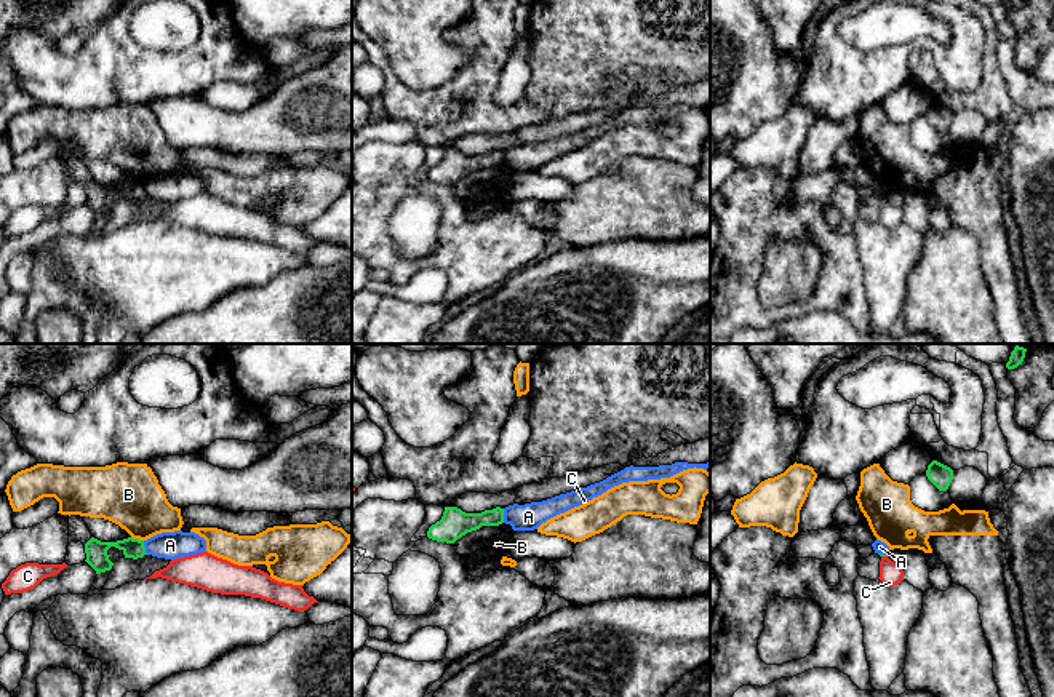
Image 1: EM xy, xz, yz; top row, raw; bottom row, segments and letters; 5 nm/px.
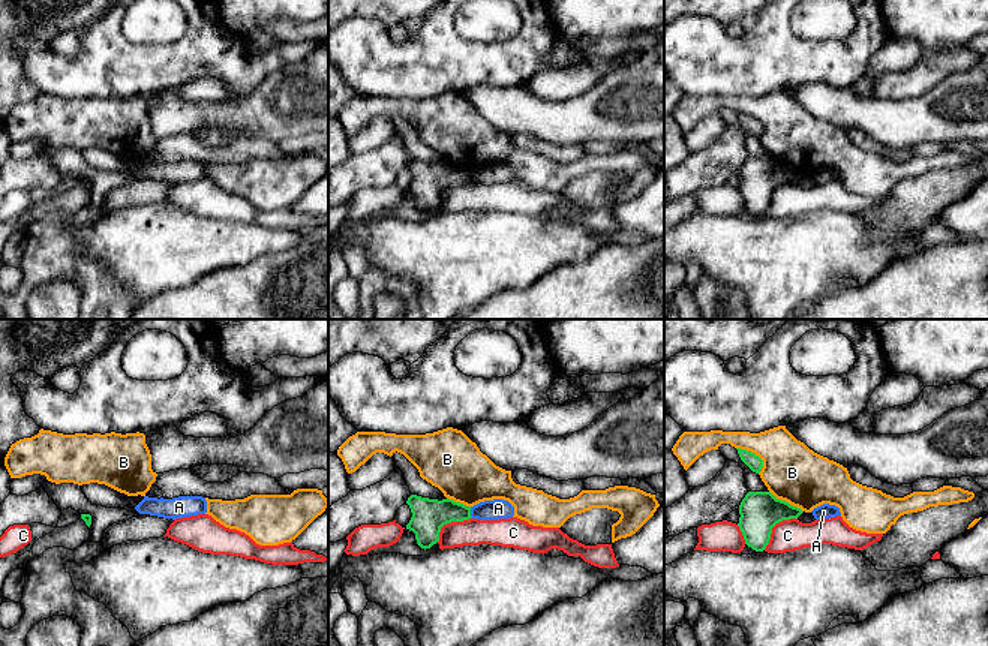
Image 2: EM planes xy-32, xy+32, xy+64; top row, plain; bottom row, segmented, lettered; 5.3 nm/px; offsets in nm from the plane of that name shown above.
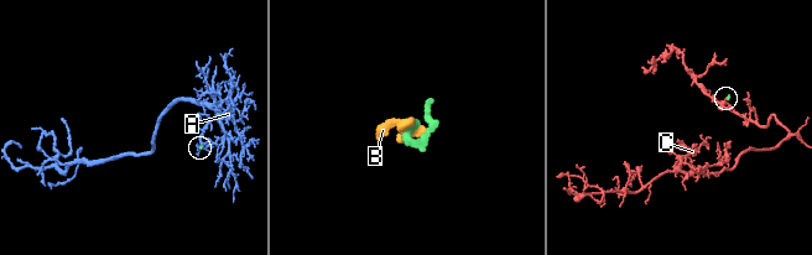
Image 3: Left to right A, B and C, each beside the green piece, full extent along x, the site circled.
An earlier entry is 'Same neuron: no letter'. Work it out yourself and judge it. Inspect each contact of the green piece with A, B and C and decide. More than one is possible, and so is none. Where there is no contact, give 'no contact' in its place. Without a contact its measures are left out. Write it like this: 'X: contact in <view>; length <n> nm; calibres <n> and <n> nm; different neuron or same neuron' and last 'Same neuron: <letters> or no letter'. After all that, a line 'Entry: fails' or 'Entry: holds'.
A: contact in xy; length 80 nm; calibres 110 and 140 nm; different neuron
B: contact in xy; length 70 nm; calibres 110 and 320 nm; different neuron
C: contact in yz; length 30 nm; calibres 20 and 120 nm; different neuron
Same neuron: no letter
Entry: holds

